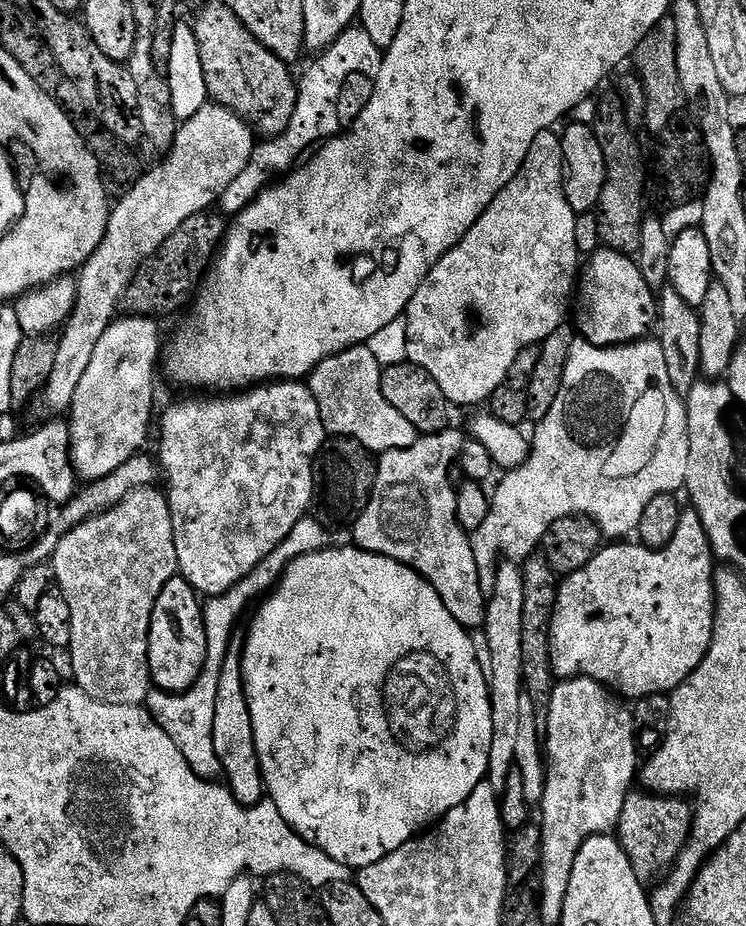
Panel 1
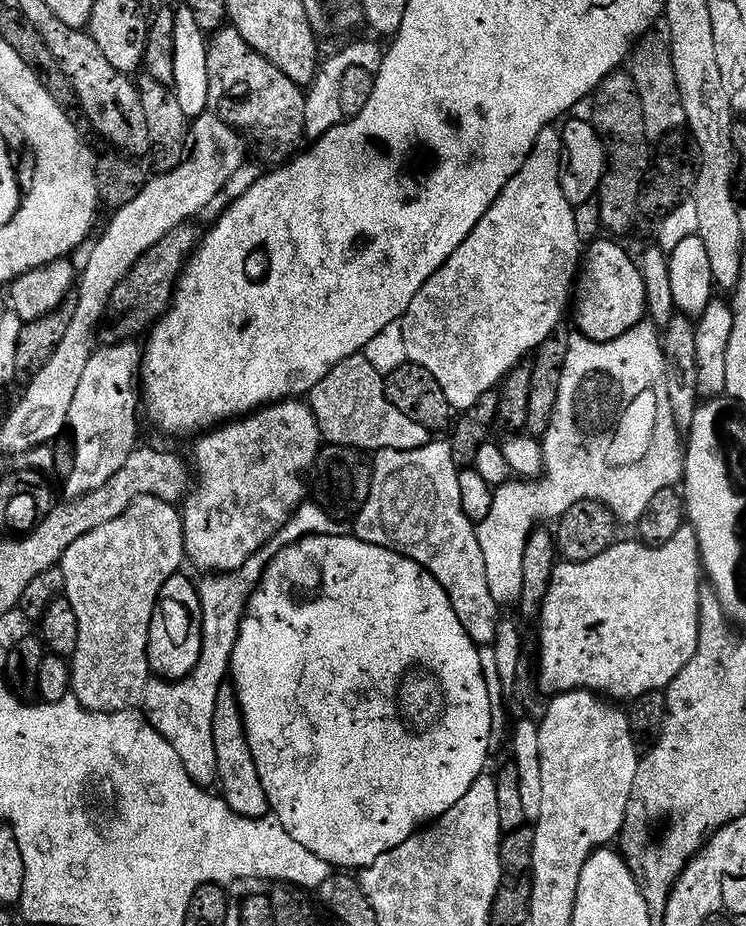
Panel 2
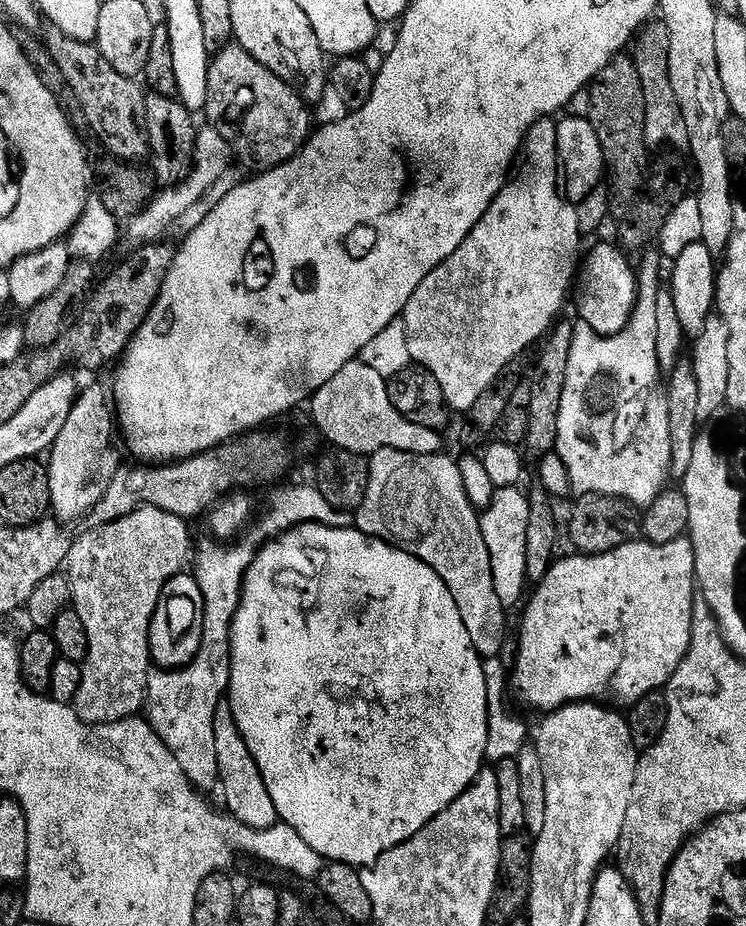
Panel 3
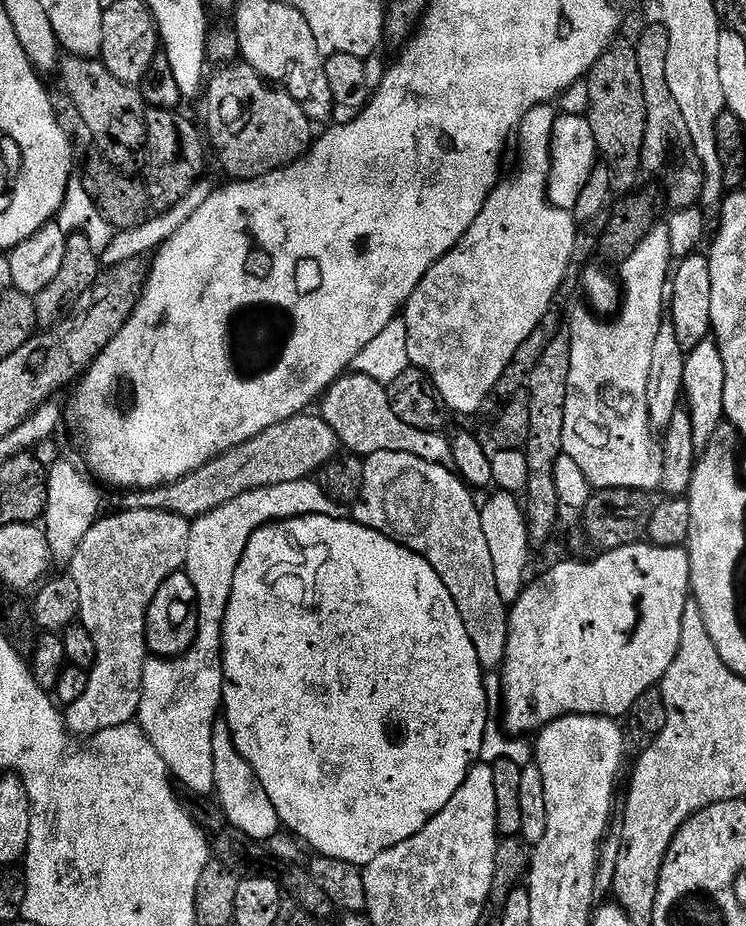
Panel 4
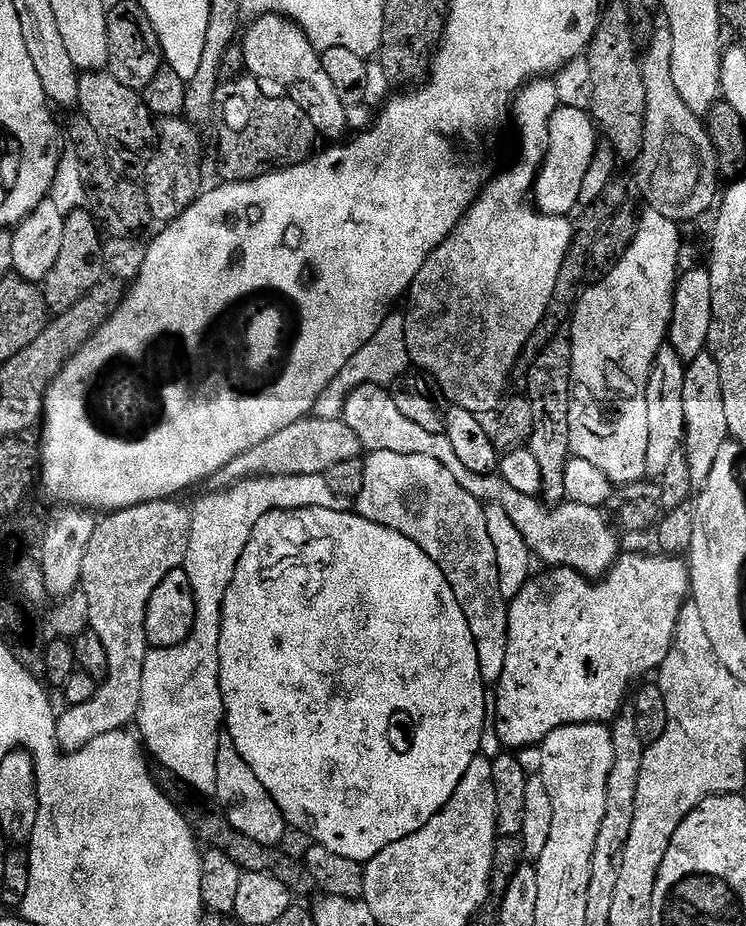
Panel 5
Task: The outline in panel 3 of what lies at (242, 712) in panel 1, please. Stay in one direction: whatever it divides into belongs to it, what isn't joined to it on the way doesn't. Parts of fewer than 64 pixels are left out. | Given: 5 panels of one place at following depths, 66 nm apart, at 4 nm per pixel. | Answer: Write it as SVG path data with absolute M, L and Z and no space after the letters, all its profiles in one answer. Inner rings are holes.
M221 702L214 714L214 750L218 754L220 788L224 792L224 804L228 807L225 808L227 815L254 830L266 830L276 825L278 817L274 801L270 798L270 790L266 790L266 782L262 782L262 774L254 758L250 750L246 750L238 722L234 722L234 710L226 702Z

